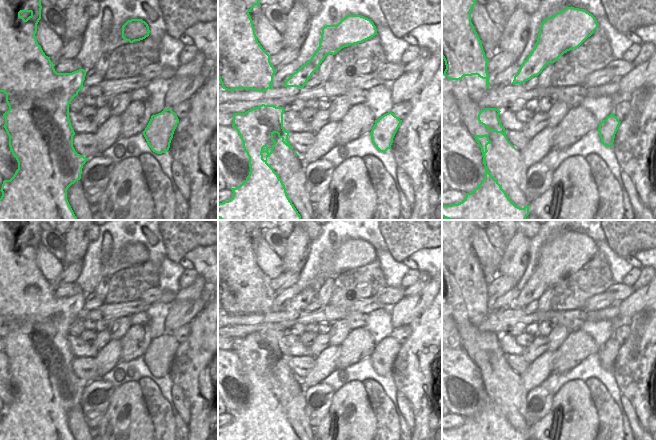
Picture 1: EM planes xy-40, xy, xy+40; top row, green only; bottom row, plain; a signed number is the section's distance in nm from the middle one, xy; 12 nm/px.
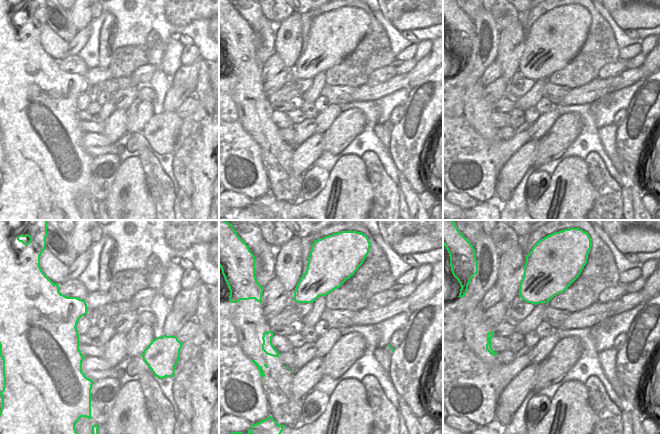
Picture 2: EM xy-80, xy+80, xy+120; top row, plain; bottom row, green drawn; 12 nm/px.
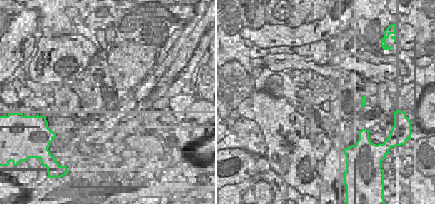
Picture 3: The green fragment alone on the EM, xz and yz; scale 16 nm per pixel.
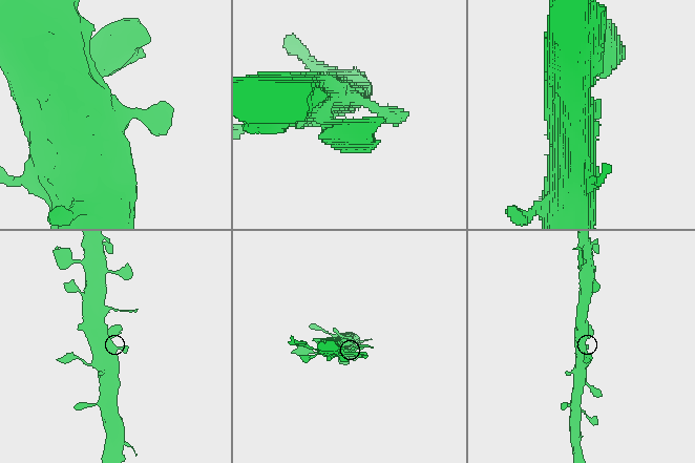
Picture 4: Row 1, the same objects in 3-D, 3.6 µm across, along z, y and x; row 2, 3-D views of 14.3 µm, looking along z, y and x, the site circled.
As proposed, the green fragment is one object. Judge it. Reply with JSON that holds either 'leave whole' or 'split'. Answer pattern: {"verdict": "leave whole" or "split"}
{"verdict": "leave whole"}

